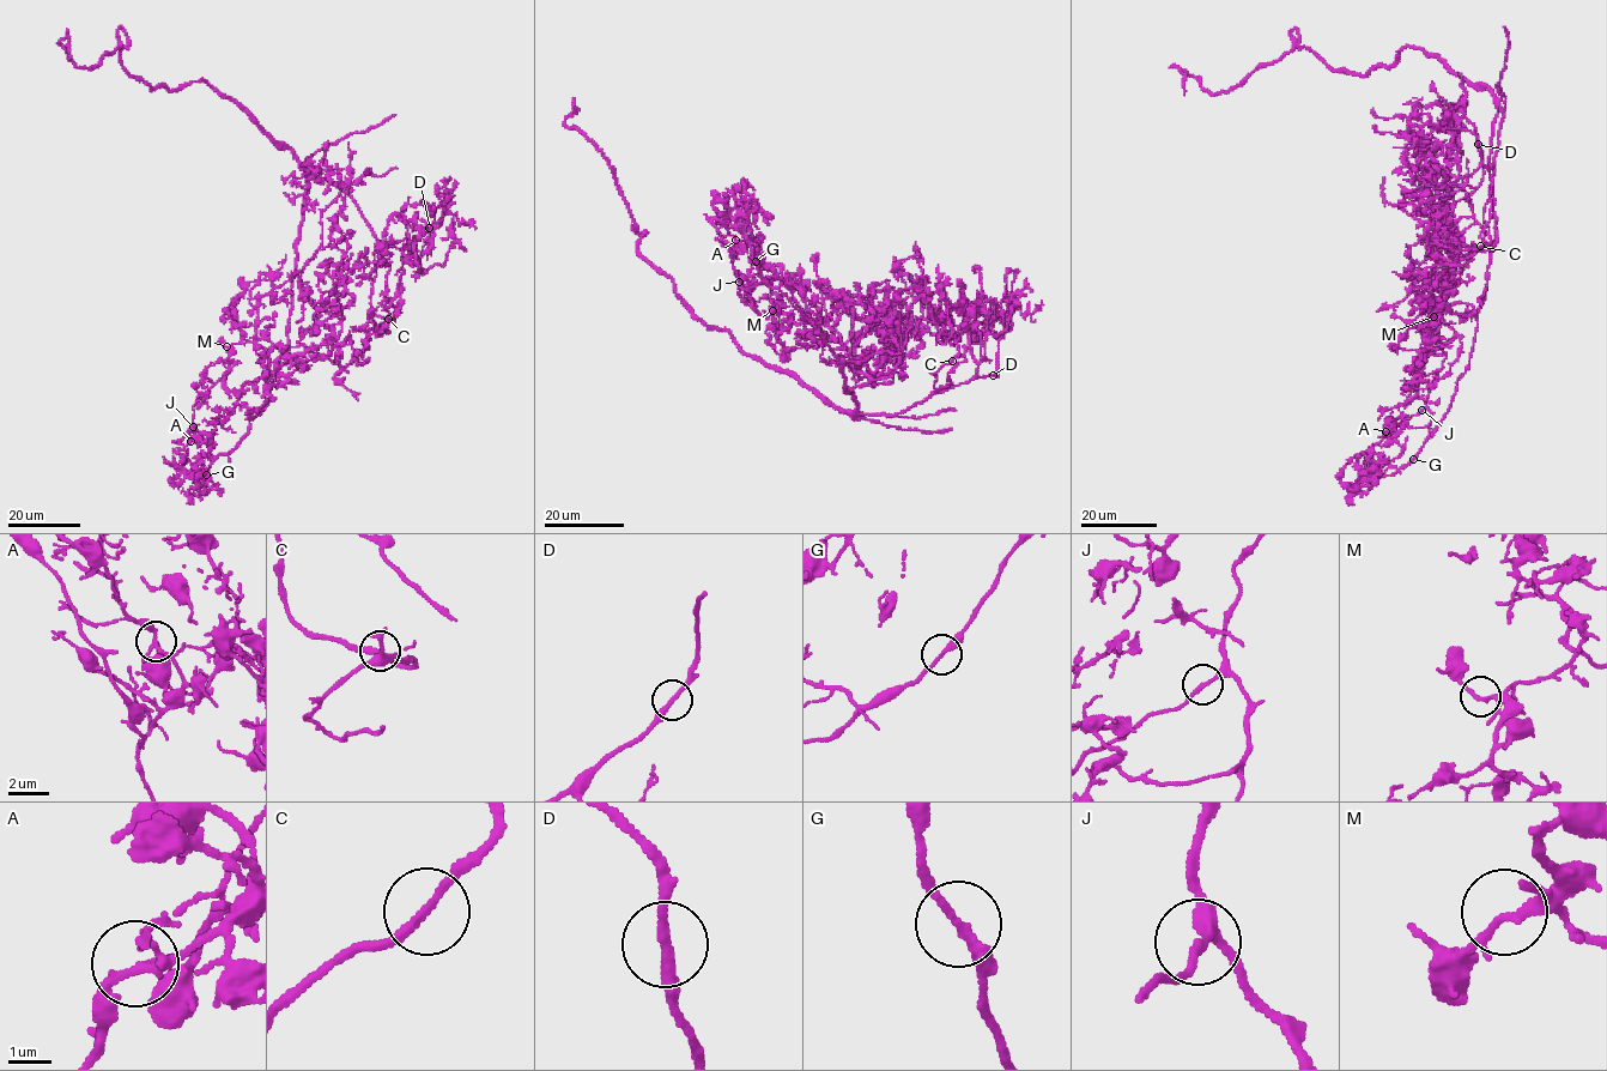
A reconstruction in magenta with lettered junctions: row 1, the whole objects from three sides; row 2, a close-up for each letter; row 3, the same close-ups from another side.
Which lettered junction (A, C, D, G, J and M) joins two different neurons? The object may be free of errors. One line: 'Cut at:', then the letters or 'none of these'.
Cut at: none of these

